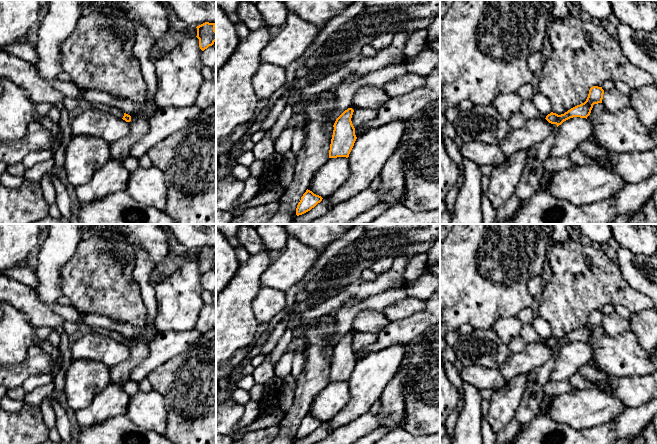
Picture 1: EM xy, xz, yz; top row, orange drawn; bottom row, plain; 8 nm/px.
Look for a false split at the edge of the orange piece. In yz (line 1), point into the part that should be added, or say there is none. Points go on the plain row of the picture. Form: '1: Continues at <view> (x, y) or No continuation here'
1: No continuation here

